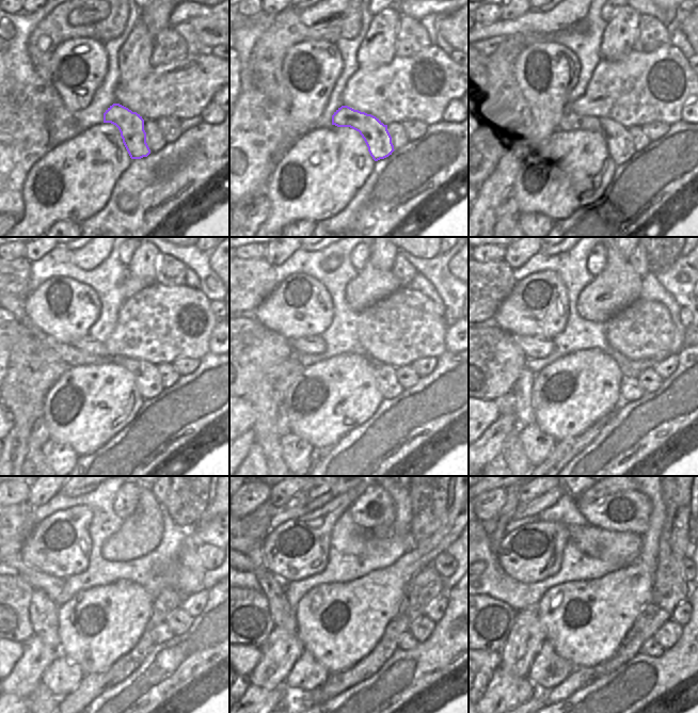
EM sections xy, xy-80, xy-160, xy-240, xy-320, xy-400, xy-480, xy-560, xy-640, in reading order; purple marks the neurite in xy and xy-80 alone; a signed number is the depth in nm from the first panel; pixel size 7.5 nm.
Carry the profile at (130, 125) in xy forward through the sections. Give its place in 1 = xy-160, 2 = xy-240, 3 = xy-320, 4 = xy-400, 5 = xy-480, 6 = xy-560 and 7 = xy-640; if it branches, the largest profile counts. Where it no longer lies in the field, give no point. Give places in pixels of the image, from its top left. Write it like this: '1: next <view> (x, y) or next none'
1: next xy-160 (620, 145)
2: next xy-240 (147, 380)
3: next xy-320 (390, 387)
4: next xy-400 (630, 389)
5: next xy-480 (161, 633)
6: next xy-560 (407, 642)
7: next xy-640 (650, 647)

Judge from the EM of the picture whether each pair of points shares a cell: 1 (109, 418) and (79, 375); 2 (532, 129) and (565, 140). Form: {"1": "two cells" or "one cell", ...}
{"1": "one cell", "2": "two cells"}

